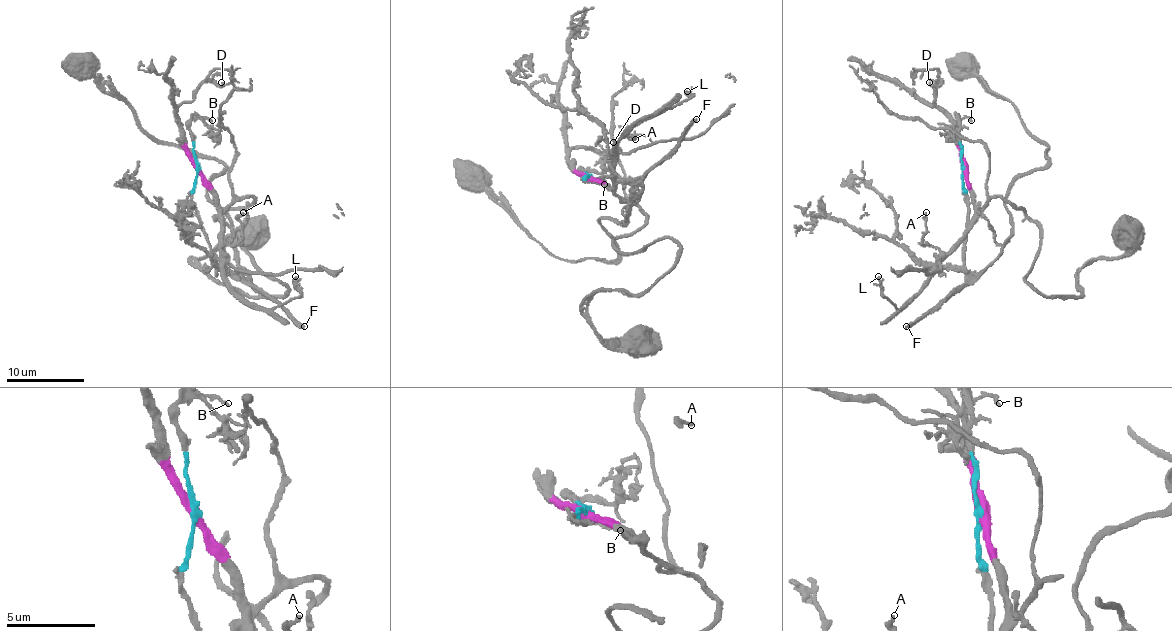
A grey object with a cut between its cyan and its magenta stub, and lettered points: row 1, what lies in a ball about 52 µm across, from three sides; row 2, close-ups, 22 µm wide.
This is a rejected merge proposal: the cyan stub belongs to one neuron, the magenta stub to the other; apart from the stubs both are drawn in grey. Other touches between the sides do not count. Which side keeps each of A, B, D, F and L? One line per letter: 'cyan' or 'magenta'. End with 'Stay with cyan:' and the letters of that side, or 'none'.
A: magenta
B: cyan
D: magenta
F: cyan
L: magenta
Stay with cyan: B, F

